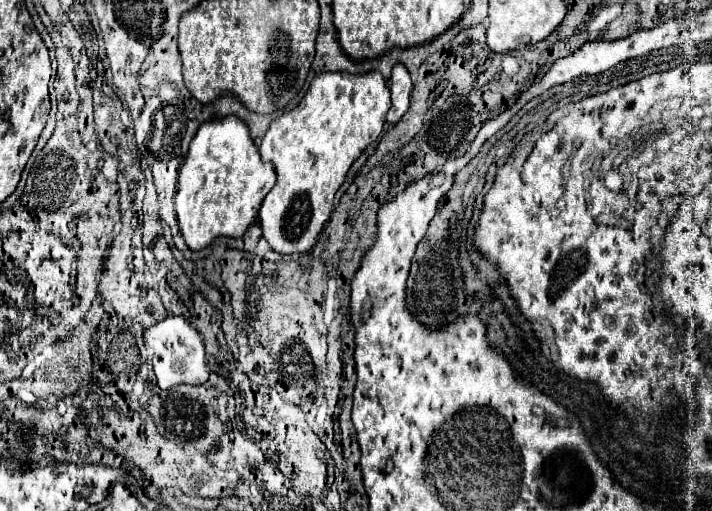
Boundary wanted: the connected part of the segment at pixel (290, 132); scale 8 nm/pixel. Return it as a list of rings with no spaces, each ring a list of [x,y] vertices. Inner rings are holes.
[[[370,71],[364,75],[320,73],[310,83],[310,89],[300,105],[294,111],[274,119],[274,123],[270,125],[258,147],[260,155],[268,163],[272,163],[278,173],[278,183],[266,195],[258,215],[262,235],[272,247],[272,251],[280,255],[292,255],[292,253],[306,253],[312,249],[324,223],[330,219],[336,191],[342,187],[352,163],[362,155],[362,151],[370,143],[374,143],[380,137],[390,107],[392,107],[390,89],[378,71]]]

